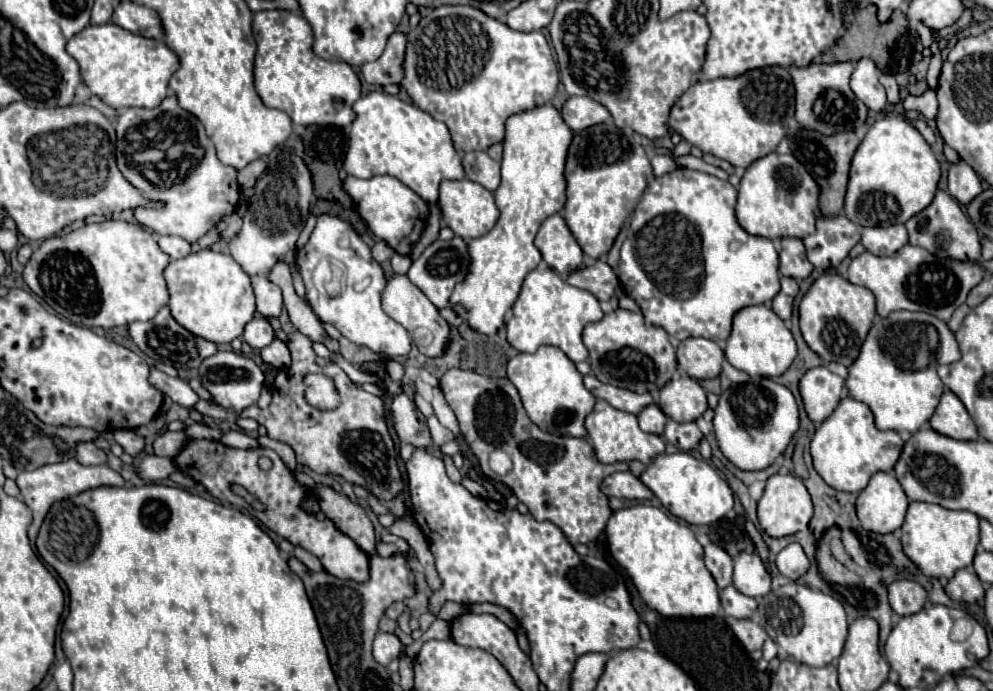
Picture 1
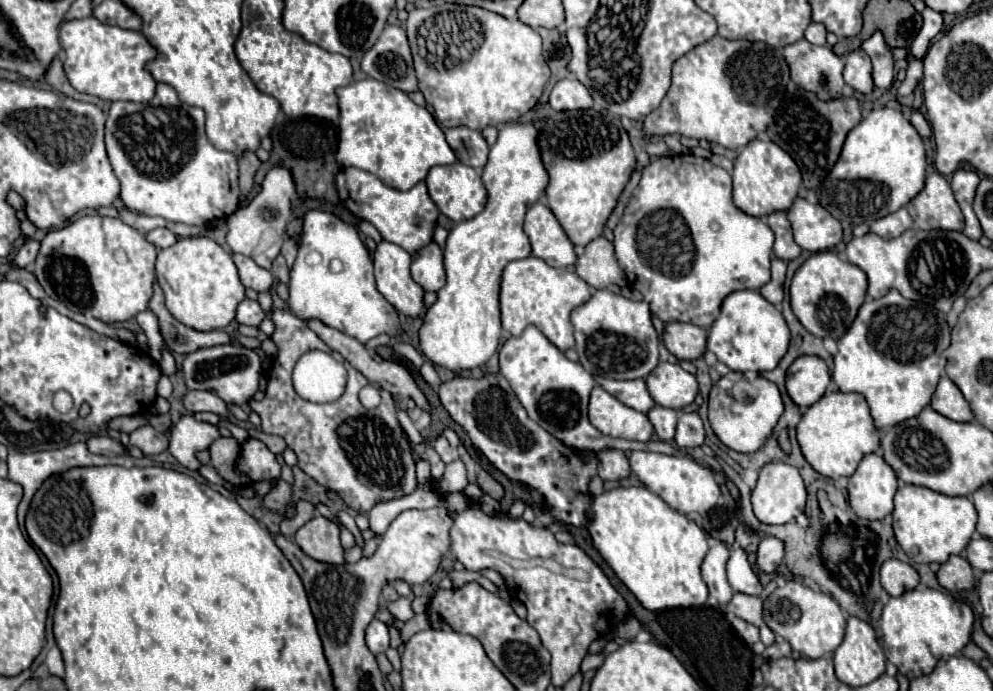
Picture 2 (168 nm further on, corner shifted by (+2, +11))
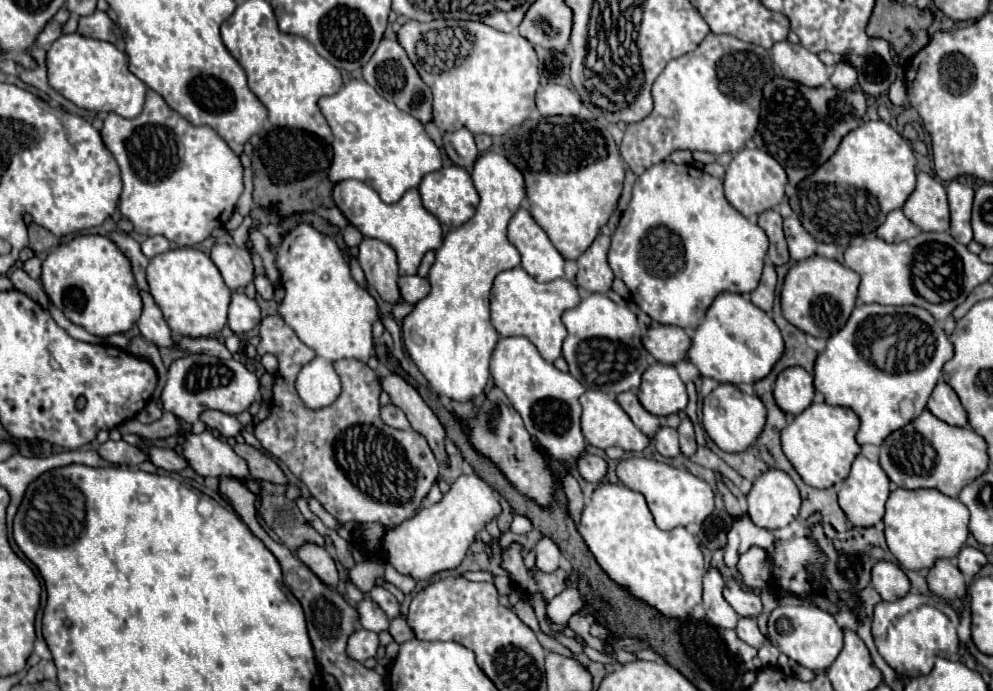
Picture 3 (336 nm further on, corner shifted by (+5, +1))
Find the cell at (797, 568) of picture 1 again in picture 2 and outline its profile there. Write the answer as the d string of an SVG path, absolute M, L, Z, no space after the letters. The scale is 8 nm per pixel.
M763 537L757 547L757 567L761 573L773 573L775 565L783 561L785 547L783 541L777 537Z

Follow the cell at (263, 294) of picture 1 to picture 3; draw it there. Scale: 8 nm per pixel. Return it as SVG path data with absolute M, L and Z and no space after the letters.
M214 245L212 261L220 269L226 285L236 291L238 287L246 287L254 279L254 265L248 251L232 245Z

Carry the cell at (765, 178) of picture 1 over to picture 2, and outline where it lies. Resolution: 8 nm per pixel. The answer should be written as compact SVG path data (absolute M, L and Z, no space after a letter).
M749 141L739 157L735 159L733 169L733 203L753 217L765 217L773 211L785 211L791 207L801 185L801 173L795 161L771 141Z

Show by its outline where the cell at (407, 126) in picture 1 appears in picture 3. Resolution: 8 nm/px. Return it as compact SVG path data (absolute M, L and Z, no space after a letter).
M352 79L336 95L322 97L318 105L334 133L334 159L328 175L332 183L358 179L368 183L384 203L398 203L404 191L418 187L426 173L442 167L440 149L428 137L424 125L386 101L366 81Z

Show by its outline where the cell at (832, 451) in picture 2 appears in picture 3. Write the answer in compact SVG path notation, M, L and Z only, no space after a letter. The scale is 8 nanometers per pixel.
M812 403L788 427L782 429L782 449L806 485L826 489L844 481L850 473L852 461L860 455L860 445L856 443L858 429L860 419L852 409Z

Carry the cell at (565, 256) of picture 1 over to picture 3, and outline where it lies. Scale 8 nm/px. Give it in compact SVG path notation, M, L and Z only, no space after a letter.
M520 209L510 225L508 239L522 255L522 269L536 281L554 281L564 277L564 257L552 245L544 229L534 221L528 209Z

